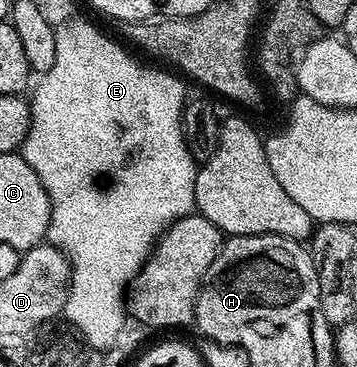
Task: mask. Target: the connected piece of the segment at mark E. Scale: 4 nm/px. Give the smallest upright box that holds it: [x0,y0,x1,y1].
[21,19,197,351]

